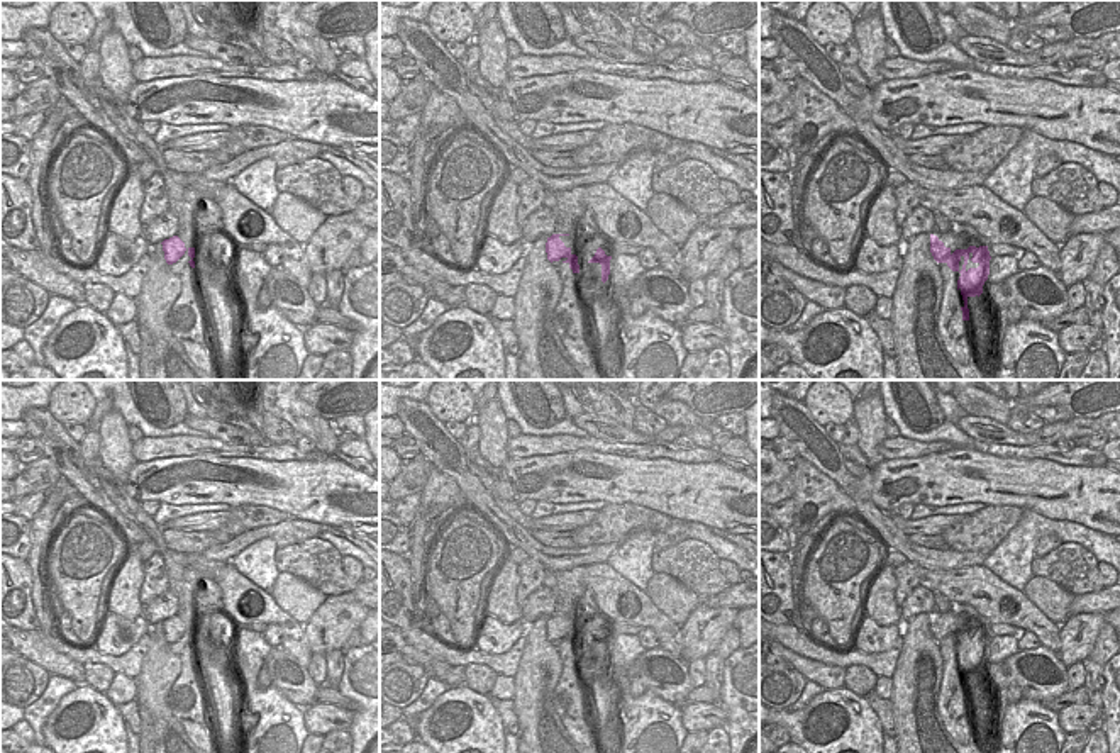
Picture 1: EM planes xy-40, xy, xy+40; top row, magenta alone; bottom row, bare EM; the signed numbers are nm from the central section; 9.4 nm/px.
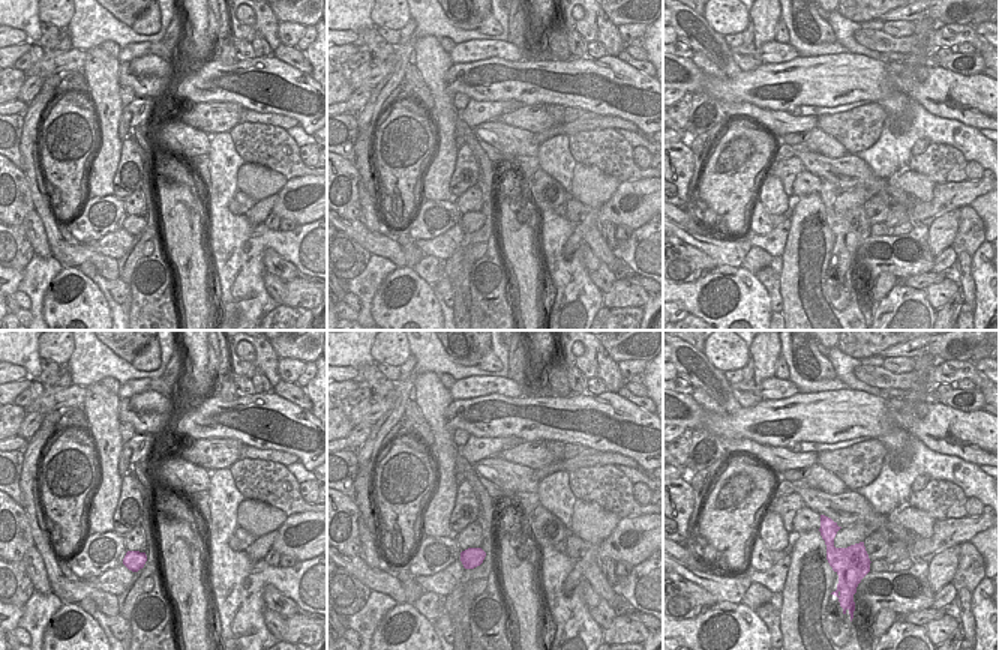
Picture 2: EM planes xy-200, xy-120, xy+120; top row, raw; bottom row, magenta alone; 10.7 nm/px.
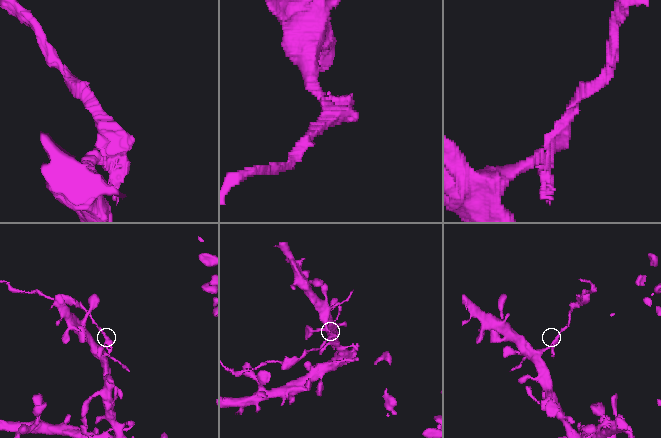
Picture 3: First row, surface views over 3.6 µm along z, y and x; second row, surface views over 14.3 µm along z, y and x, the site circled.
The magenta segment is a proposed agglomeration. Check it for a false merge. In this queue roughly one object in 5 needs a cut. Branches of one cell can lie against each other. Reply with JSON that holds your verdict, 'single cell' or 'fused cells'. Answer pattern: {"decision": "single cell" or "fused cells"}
{"decision": "fused cells"}

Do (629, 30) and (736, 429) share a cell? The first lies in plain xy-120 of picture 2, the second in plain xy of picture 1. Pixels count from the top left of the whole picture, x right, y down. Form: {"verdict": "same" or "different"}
{"verdict": "same"}

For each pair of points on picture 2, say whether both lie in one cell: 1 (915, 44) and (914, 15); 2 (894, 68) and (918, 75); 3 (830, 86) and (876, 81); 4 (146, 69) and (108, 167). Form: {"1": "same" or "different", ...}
{"1": "different", "2": "same", "3": "same", "4": "different"}

